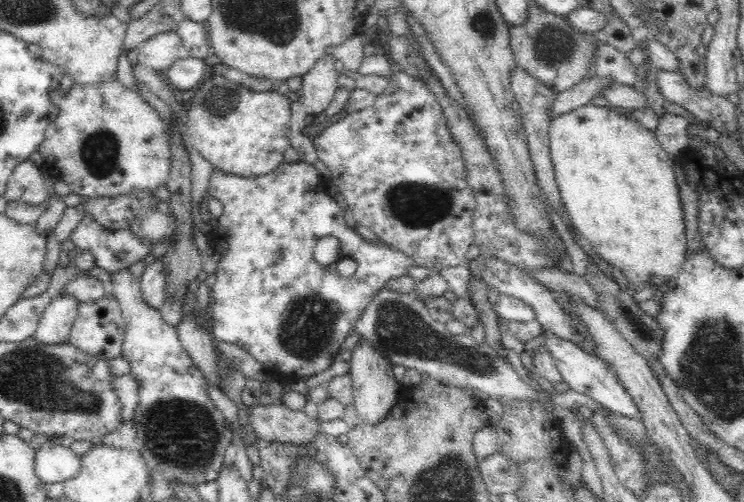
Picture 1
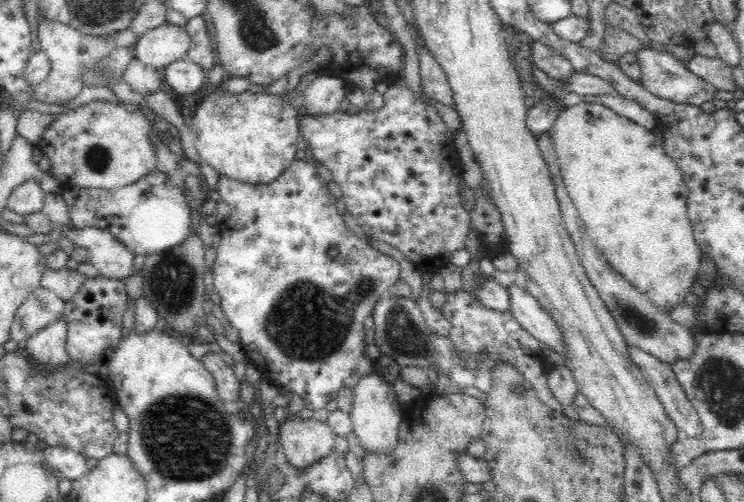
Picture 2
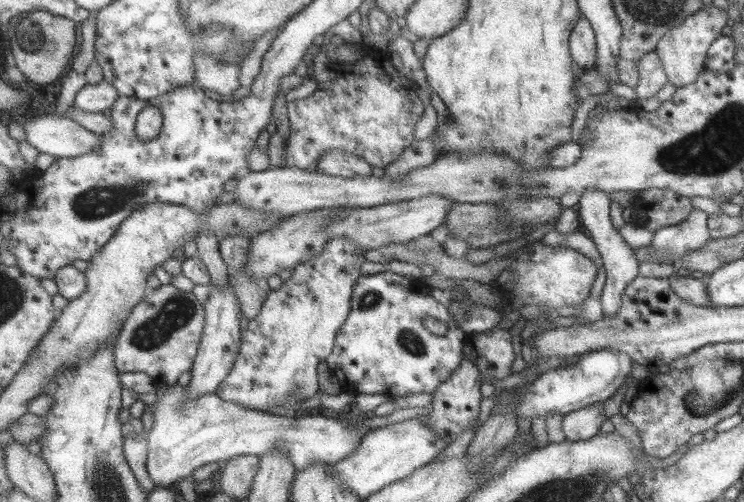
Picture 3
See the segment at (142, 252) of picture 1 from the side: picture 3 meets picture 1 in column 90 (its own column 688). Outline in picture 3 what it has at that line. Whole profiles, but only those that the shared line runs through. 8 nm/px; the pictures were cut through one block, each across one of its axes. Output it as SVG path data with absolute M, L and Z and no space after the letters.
M694 209L680 224L655 231L653 240L649 244L658 254L655 262L670 263L667 262L669 256L677 256L677 254L682 256L705 246L711 239L707 220L706 212Z

